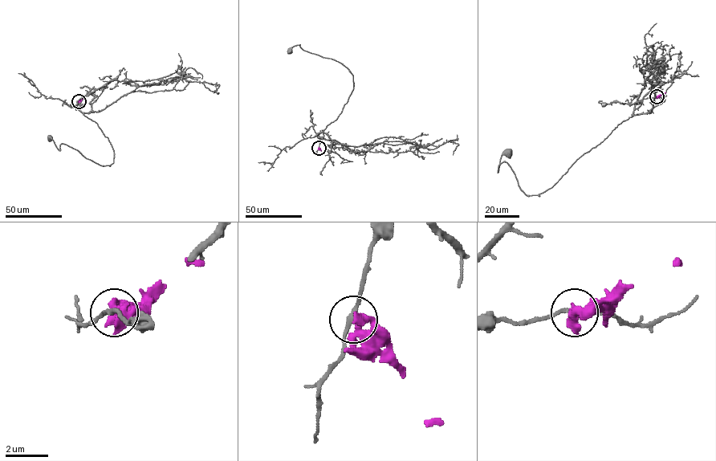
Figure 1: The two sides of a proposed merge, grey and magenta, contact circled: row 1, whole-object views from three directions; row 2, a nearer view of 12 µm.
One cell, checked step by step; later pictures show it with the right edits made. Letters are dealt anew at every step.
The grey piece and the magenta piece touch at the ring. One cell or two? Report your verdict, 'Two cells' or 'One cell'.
Two cells

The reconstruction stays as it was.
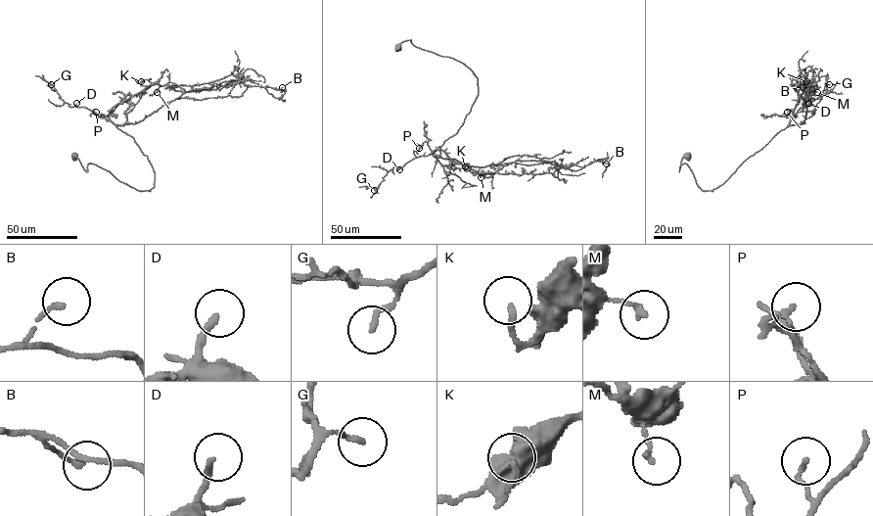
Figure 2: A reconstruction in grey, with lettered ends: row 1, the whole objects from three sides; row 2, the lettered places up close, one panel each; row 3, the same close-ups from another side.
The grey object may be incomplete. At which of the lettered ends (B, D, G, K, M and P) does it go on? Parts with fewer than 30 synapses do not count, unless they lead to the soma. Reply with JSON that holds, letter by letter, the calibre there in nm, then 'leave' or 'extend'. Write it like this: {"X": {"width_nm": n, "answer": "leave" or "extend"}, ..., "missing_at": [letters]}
{"B": {"width_nm": 160, "answer": "leave"}, "D": {"width_nm": 180, "answer": "extend"}, "G": {"width_nm": 150, "answer": "leave"}, "K": {"width_nm": 170, "answer": "leave"}, "M": {"width_nm": 150, "answer": "leave"}, "P": {"width_nm": 140, "answer": "leave"}, "missing_at": ["D"]}

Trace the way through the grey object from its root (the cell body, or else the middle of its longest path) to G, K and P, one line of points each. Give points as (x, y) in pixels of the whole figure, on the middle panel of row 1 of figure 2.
G: (398, 48), (410, 39), (464, 64), (478, 78), (478, 95), (439, 149), (393, 166), (374, 190)
K: (398, 48), (410, 39), (464, 64), (478, 78), (478, 95), (463, 124), (433, 151), (465, 166)
P: (398, 48), (410, 39), (478, 78), (458, 131), (439, 149), (419, 148)

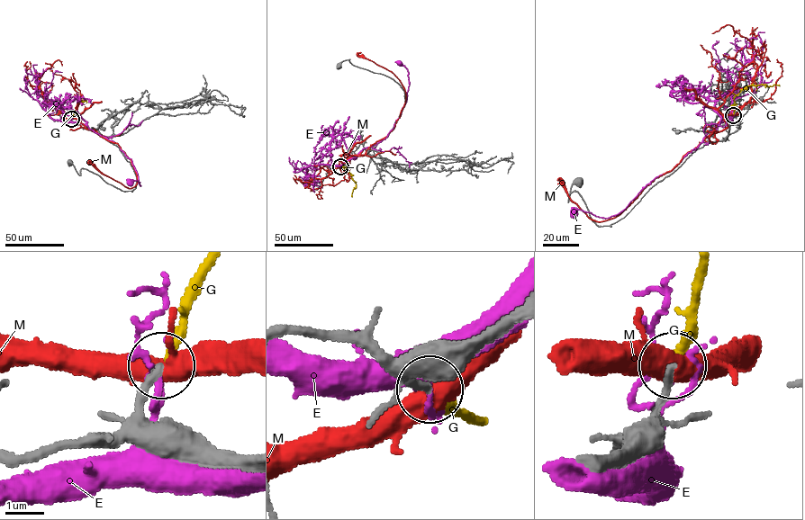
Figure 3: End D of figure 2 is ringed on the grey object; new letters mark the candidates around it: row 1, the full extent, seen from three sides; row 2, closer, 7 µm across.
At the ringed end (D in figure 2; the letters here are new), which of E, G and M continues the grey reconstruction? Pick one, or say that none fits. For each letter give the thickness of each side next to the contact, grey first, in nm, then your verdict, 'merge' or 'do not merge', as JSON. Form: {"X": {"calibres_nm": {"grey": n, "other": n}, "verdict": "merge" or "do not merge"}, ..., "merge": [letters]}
{"E": {"calibres_nm": {"grey": 240, "other": 140}, "verdict": "do not merge"}, "G": {"calibres_nm": {"grey": 180, "other": 240}, "verdict": "merge"}, "M": {"calibres_nm": {"grey": 200, "other": 440}, "verdict": "do not merge"}, "merge": ["G"]}

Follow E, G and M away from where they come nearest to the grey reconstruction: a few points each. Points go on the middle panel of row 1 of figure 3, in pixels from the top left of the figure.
E: (339, 166), (357, 156), (364, 148), (384, 139), (399, 117), (406, 102), (409, 81), (408, 70), (398, 63)
G: (340, 166), (345, 166), (356, 183), (352, 197)
M: (339, 166), (385, 138), (404, 103), (400, 81), (361, 52)

